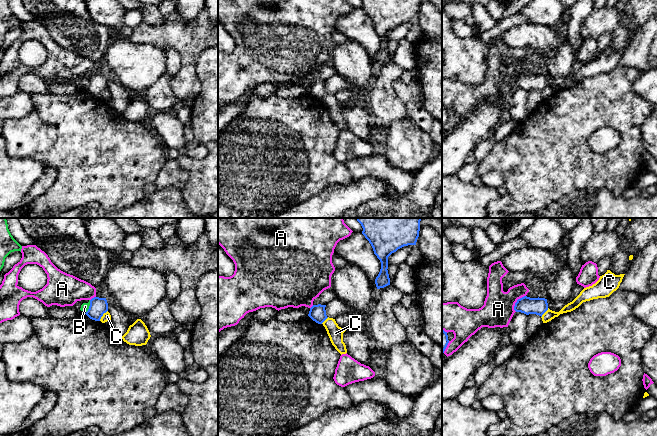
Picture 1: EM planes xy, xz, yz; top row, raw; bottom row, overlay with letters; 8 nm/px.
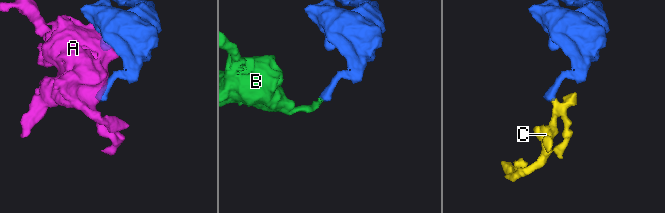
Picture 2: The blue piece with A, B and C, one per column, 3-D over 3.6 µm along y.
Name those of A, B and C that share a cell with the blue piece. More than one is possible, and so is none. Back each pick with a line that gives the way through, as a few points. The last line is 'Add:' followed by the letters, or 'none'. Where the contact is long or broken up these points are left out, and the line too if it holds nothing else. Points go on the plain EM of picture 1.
Add: none

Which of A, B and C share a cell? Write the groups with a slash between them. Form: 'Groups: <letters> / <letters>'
Groups: A / B / C

